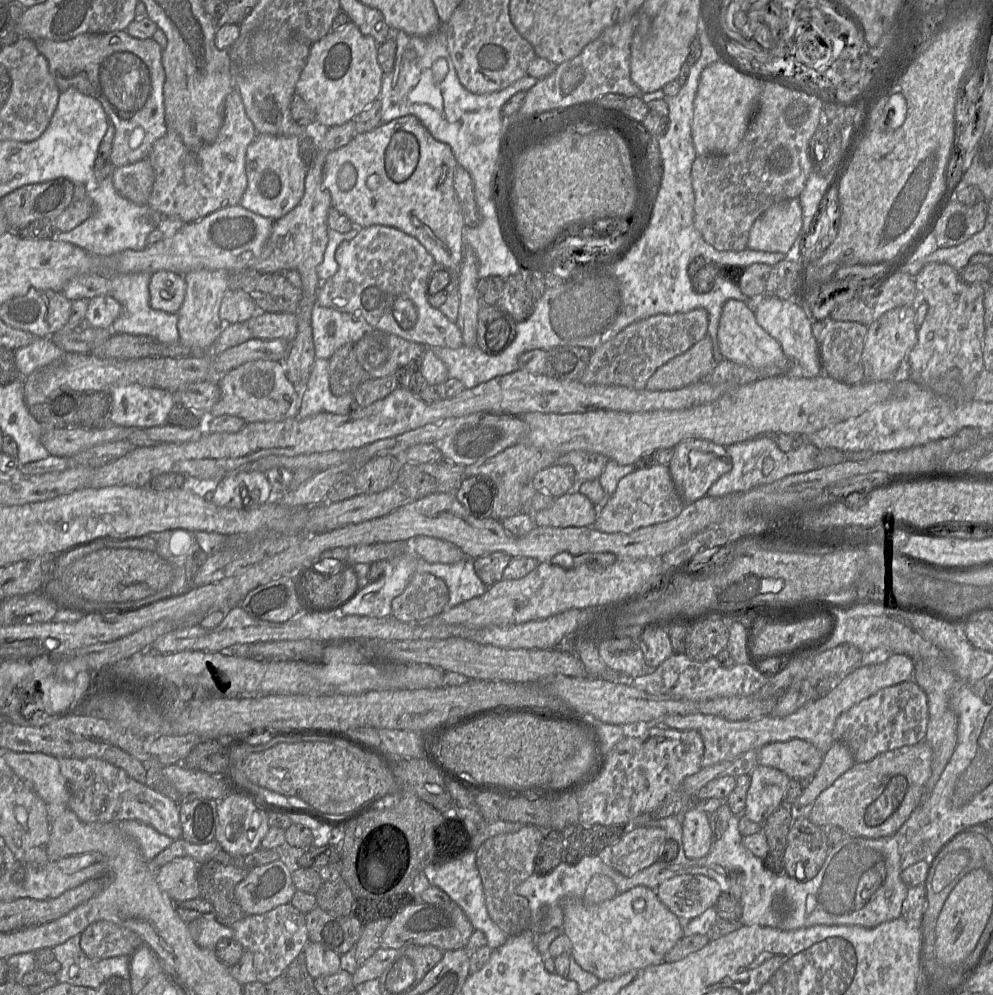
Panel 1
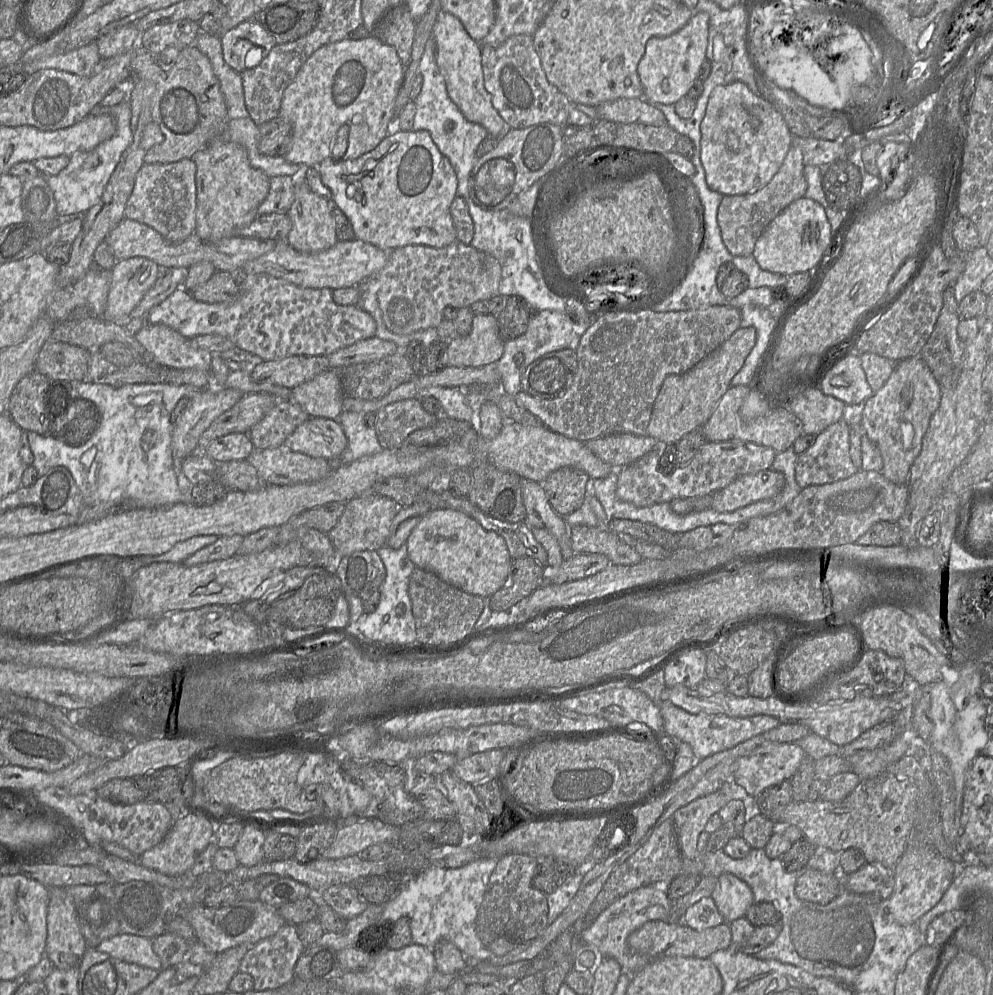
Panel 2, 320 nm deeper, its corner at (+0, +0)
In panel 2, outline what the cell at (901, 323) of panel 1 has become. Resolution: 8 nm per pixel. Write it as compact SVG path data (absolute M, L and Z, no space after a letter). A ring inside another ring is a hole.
M915 357L895 362L894 370L884 386L864 402L862 428L867 437L879 449L883 460L881 473L889 481L908 486L911 466L921 451L923 437L940 401L941 386L939 382L926 363L920 357Z

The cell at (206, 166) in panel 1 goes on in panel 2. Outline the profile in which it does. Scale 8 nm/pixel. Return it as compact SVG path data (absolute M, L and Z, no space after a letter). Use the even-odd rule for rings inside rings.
M274 176L269 178L269 191L258 207L258 216L266 214L287 214L295 196L294 183L290 176Z

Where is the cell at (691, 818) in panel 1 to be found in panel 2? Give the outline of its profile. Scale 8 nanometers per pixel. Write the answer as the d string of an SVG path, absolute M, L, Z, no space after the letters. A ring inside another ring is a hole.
M729 873L717 877L717 883L711 896L724 920L729 923L744 917L748 908L755 903L748 884Z

